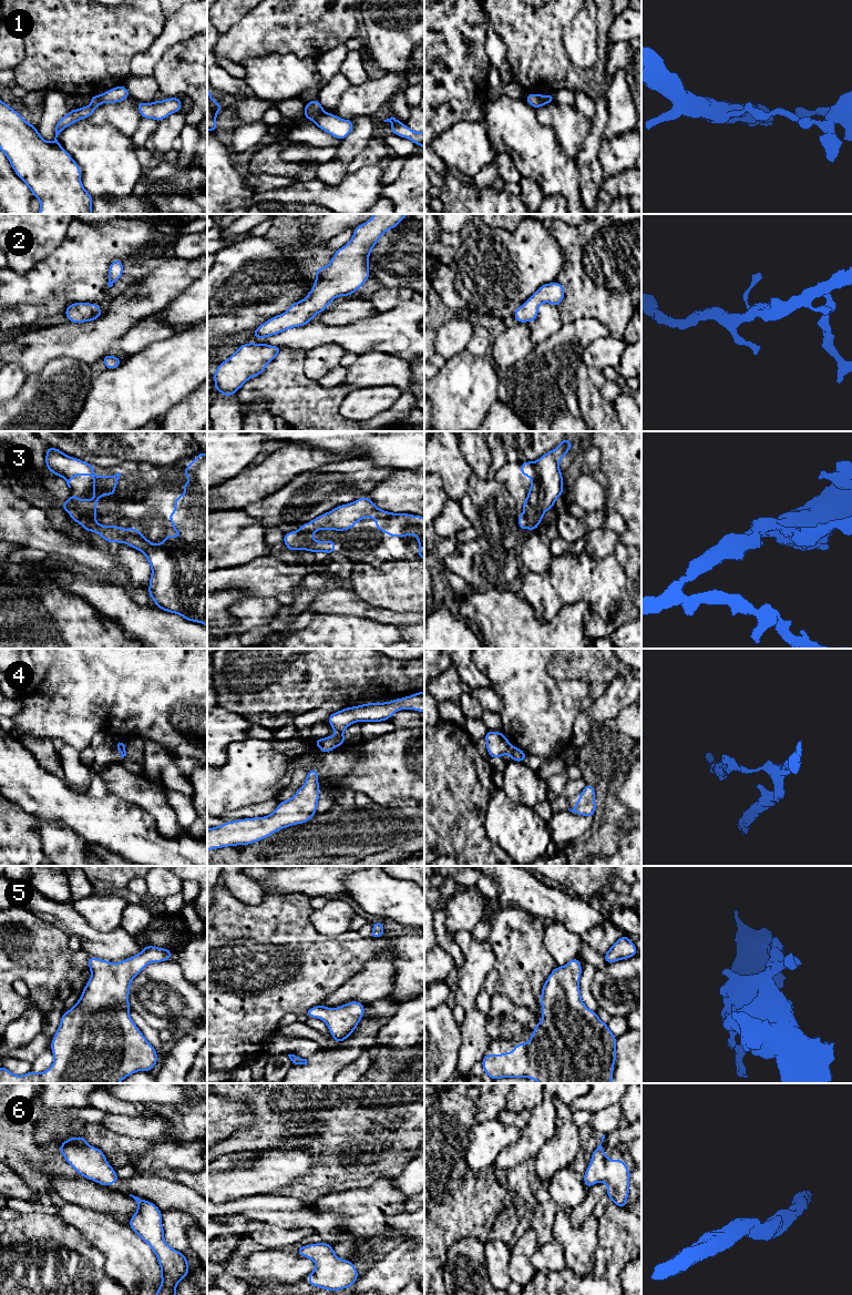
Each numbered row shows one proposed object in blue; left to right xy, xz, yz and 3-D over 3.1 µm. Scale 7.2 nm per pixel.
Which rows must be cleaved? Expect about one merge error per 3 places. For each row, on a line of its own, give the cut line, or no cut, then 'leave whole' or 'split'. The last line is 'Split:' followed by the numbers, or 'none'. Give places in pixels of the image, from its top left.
1: cut in xz along (322, 111), (314, 121); split
2: no cut; leave whole
3: no cut; leave whole
4: cut in yz along (511, 746), (507, 753); split
5: no cut; leave whole
6: no cut; leave whole
Split: 1, 4

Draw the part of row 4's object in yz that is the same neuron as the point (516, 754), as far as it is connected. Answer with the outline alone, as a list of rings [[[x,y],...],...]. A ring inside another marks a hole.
[[[511,746],[510,748],[510,758],[515,762],[524,762],[527,756],[521,748],[516,746]]]

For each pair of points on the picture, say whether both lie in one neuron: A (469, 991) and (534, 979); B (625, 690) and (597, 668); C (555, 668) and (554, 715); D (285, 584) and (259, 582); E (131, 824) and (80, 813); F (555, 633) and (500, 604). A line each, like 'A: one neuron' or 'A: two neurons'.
A: two neurons
B: two neurons
C: two neurons
D: one neuron
E: one neuron
F: one neuron

